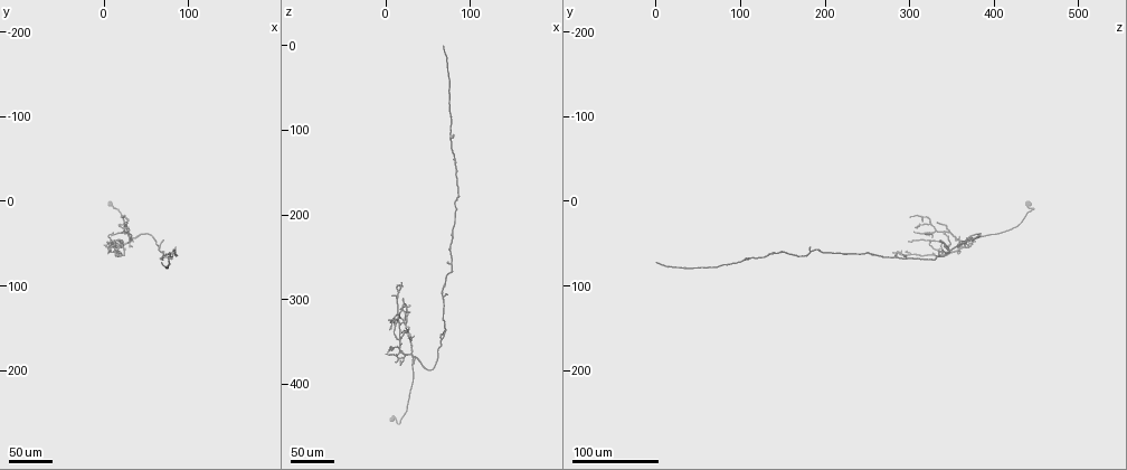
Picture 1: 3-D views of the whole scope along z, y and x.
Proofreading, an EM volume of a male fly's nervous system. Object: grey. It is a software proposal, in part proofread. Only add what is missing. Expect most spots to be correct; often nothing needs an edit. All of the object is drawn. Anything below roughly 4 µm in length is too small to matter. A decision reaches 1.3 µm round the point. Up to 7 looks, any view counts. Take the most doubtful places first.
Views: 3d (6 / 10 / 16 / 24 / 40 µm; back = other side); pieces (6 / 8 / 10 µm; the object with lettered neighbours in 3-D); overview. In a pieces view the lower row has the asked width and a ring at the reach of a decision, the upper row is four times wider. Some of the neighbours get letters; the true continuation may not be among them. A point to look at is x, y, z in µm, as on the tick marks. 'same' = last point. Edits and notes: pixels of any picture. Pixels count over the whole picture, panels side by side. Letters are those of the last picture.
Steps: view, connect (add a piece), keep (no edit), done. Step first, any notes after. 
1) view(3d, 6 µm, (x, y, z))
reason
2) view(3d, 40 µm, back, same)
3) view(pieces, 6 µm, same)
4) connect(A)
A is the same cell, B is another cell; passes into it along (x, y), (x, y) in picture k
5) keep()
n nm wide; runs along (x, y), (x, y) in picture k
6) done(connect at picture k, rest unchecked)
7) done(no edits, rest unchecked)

view(3d, 40 µm, (72, 46, 338))
thin end

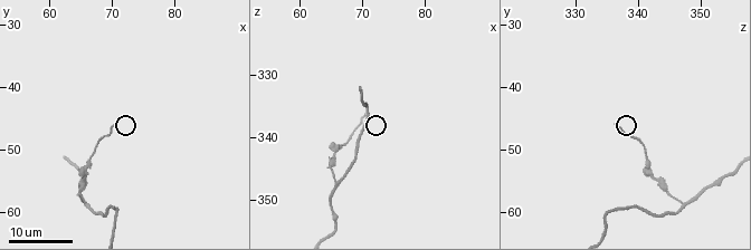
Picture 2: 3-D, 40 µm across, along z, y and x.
view(3d, 10 µm, (70.5, 46.0, 336.5))

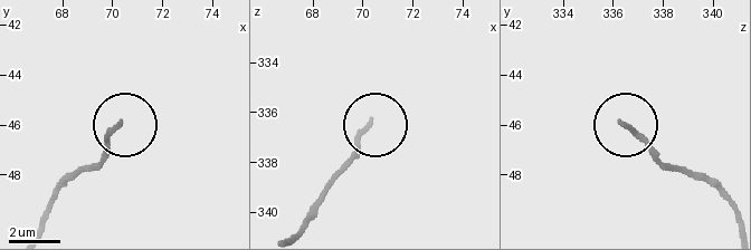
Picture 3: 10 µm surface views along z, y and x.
view(pieces, 10 µm, (70.3, 45.9, 336.5))

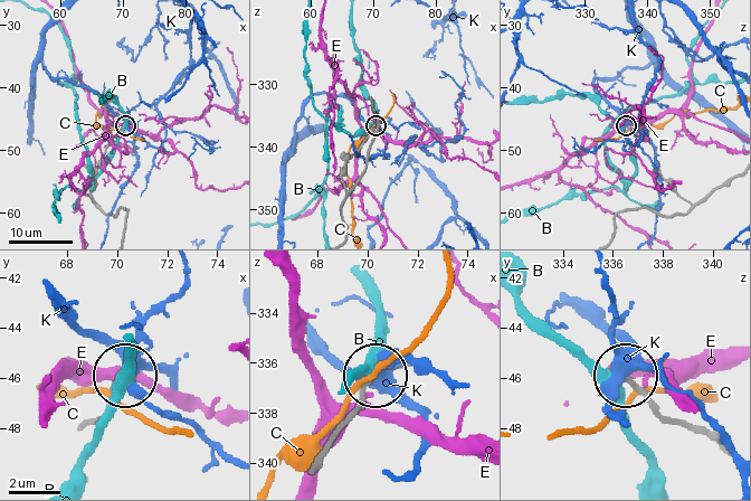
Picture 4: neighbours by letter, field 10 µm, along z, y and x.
keep()
B, C, E and K are other cells; runs along (715, 444), (664, 418), (628, 376) in picture 4; no lettered piece goes on from it

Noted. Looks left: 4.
view(3d, 24 µm, (18, 60, 278))
an open end

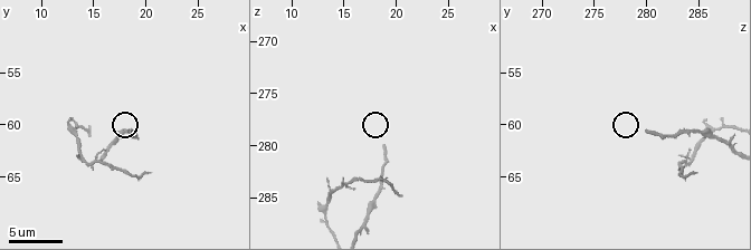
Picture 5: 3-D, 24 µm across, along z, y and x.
view(pieces, 8 µm, (18.8, 60.8, 280.2))

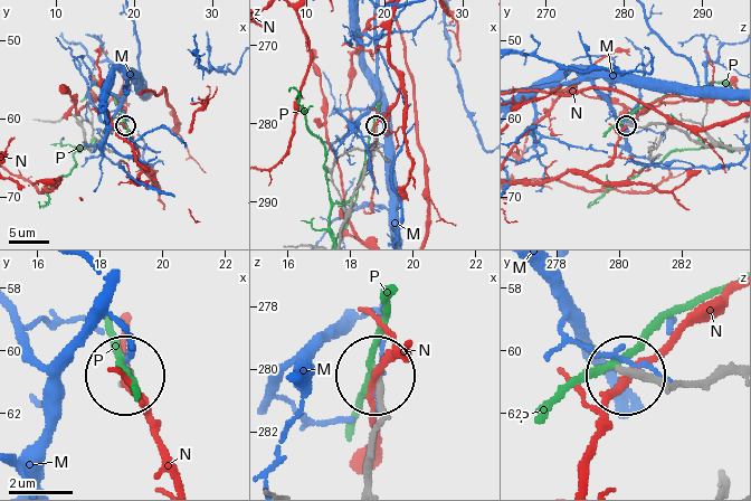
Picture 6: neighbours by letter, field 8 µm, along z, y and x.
keep()
240 nm wide; M, N and P are other cells; runs along (363, 479), (380, 407), (374, 378) in picture 6; no lettered piece goes on from it

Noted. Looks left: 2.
view(3d, 40 µm, (68, 74, -2))
long arm stops here

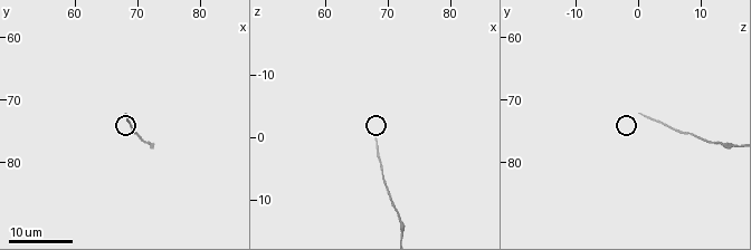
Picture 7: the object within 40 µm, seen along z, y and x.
view(pieces, 10 µm, (68.0, 72.0, 0.0))

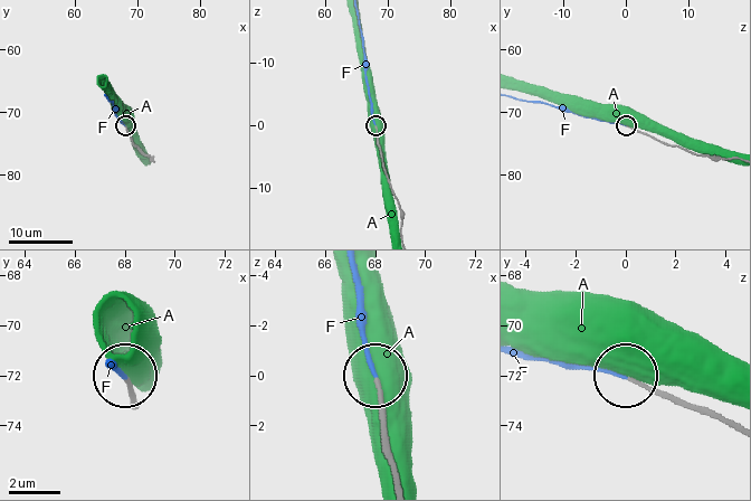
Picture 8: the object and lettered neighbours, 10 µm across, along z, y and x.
connect(F)
F is the same cell, A is another cell; passes into it along (377, 143), (361, 31) in picture 8; the neuron continues

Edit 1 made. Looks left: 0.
done(connect at picture 8, rest unchecked)

